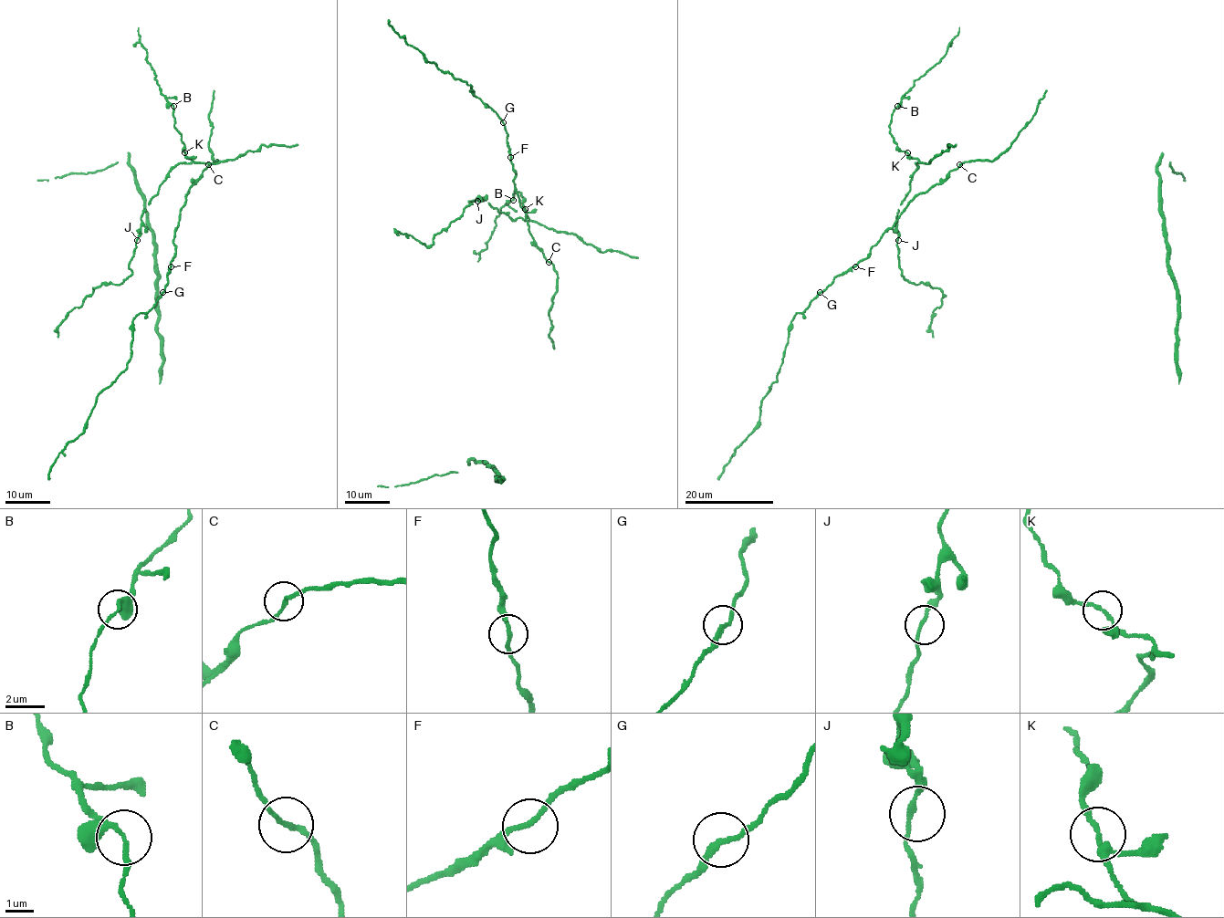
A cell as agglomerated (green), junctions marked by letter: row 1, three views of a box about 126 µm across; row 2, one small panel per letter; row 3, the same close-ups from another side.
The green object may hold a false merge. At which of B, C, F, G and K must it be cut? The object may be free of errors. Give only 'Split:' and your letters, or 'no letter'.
Split: no letter

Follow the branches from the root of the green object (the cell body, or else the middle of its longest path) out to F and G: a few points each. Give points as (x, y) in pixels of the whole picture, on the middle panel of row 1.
F: (549, 263), (534, 243), (526, 213), (519, 205), (513, 180), (516, 172), (510, 157)
G: (549, 263), (534, 243), (526, 213), (519, 205), (513, 180), (516, 172), (510, 161), (503, 121)

